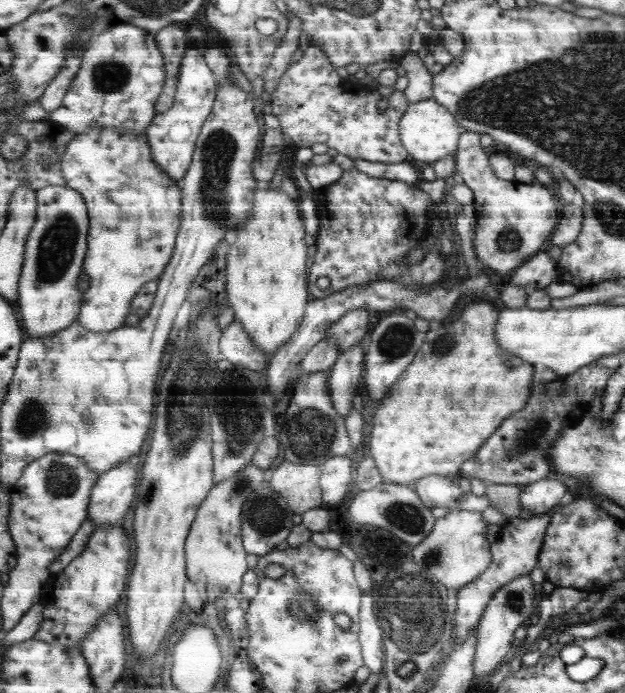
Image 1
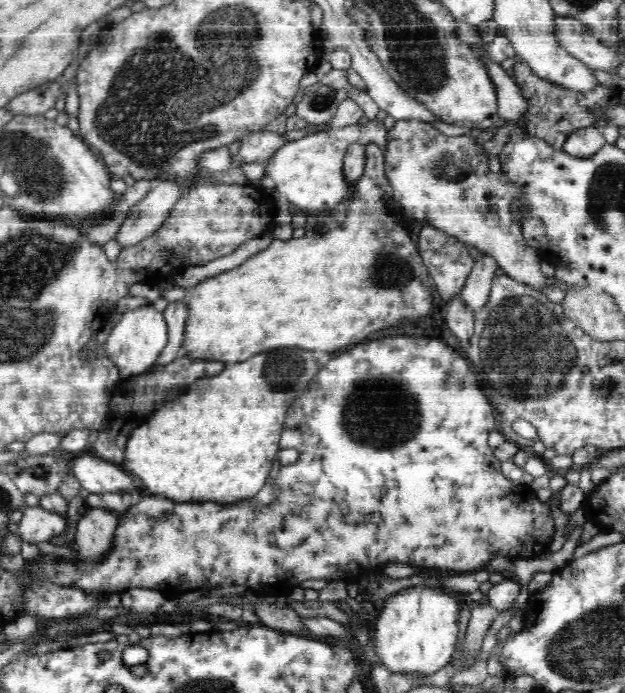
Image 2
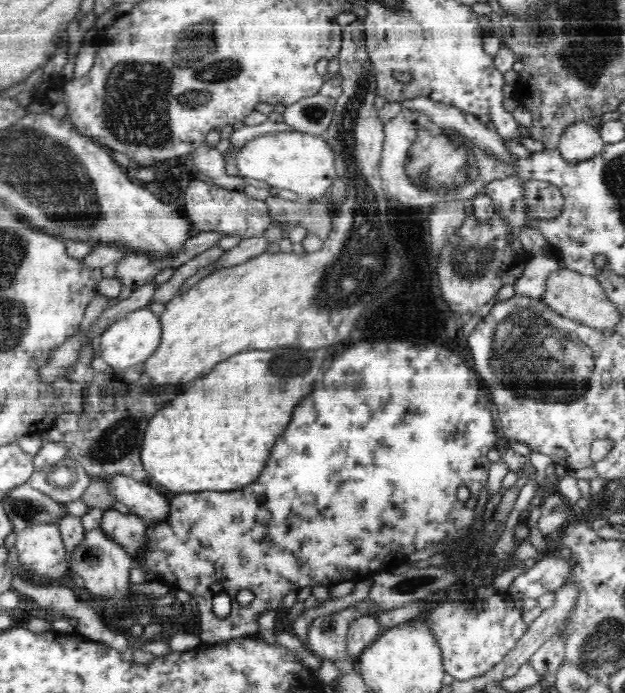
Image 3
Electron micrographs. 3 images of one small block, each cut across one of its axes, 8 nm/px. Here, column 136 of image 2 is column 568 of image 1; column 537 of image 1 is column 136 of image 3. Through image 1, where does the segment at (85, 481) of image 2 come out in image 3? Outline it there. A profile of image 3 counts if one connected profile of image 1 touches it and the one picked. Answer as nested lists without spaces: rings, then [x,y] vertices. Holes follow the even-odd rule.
[[[116,474],[106,479],[112,495],[118,502],[129,508],[129,512],[145,519],[147,522],[163,522],[170,515],[169,494],[161,494],[148,482],[138,482],[133,478]]]

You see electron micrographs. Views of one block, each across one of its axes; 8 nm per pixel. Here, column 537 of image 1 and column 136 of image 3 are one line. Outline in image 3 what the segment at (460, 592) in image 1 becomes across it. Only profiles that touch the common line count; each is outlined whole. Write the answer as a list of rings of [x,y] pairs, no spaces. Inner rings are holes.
[[[112,508],[104,510],[99,528],[134,558],[146,550],[146,530],[149,525],[135,514],[123,514]]]

